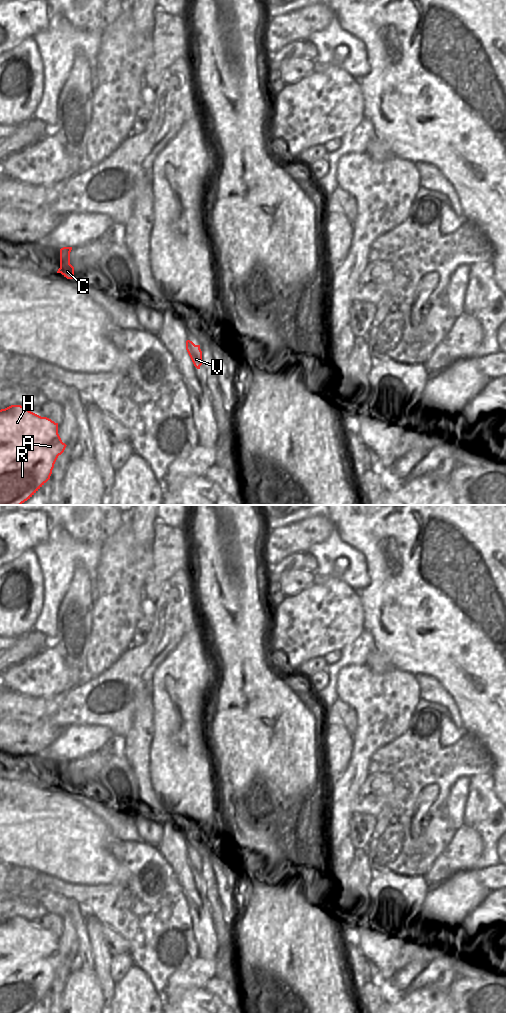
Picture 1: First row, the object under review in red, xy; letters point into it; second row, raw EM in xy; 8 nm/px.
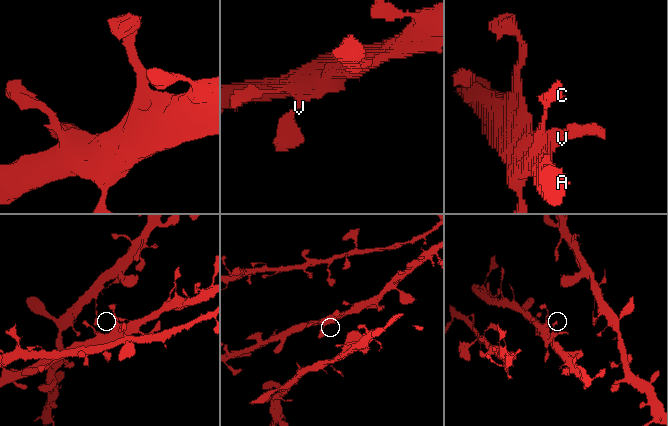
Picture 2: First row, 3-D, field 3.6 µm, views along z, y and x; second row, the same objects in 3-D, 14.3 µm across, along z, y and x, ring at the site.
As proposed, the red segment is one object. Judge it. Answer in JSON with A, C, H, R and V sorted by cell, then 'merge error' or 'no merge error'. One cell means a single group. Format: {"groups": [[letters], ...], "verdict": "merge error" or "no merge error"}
{"groups": [["A", "C", "H", "R", "V"]], "verdict": "no merge error"}

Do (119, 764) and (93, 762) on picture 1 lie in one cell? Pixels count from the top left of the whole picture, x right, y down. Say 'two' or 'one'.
two

